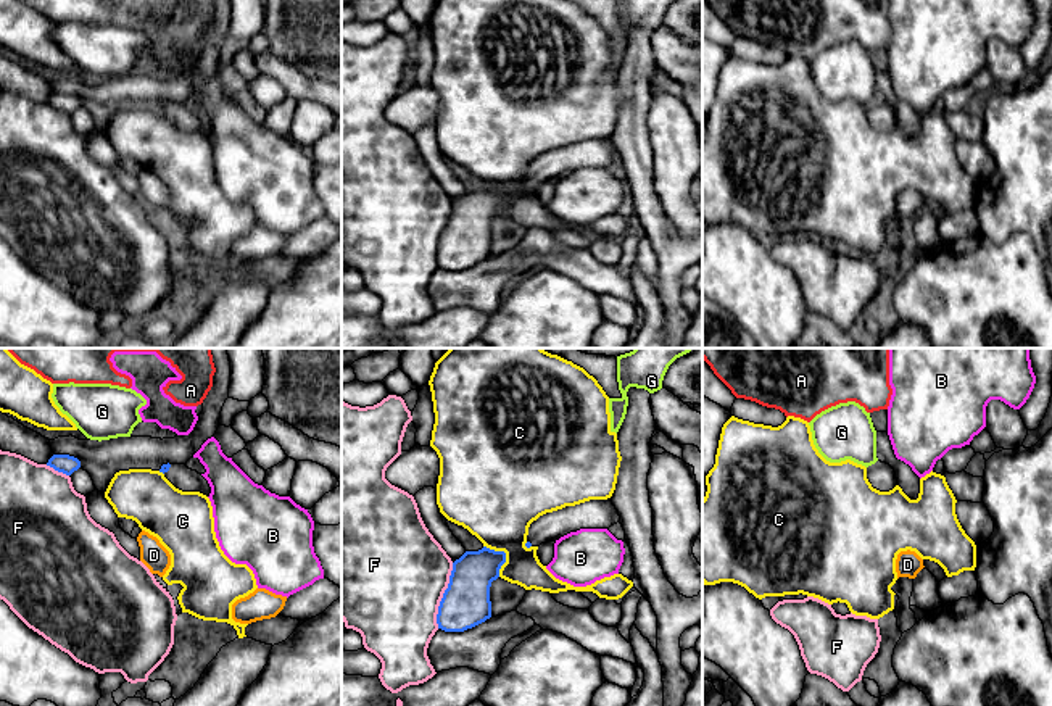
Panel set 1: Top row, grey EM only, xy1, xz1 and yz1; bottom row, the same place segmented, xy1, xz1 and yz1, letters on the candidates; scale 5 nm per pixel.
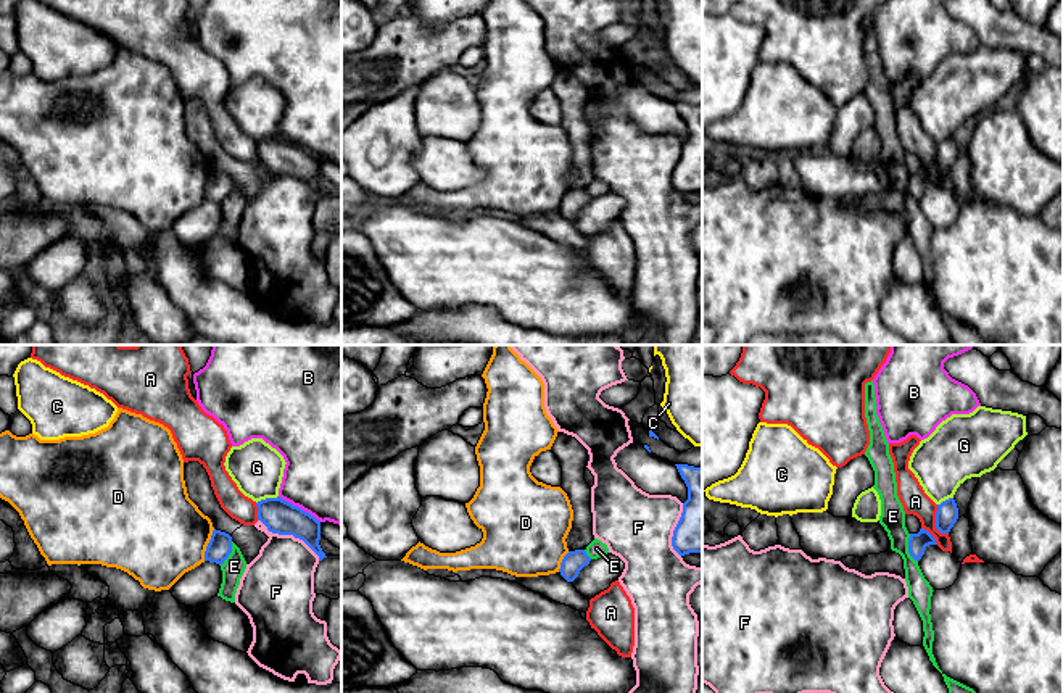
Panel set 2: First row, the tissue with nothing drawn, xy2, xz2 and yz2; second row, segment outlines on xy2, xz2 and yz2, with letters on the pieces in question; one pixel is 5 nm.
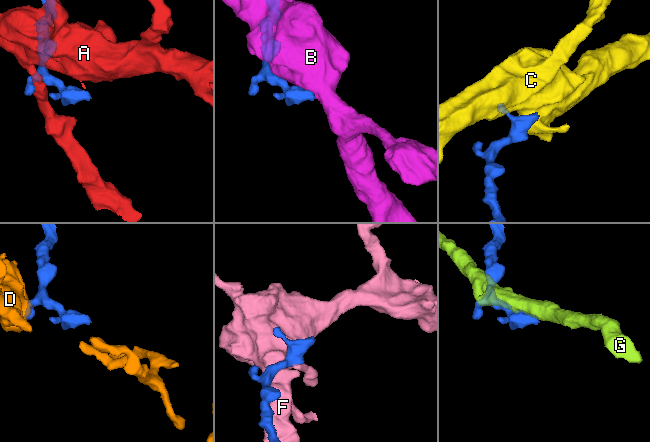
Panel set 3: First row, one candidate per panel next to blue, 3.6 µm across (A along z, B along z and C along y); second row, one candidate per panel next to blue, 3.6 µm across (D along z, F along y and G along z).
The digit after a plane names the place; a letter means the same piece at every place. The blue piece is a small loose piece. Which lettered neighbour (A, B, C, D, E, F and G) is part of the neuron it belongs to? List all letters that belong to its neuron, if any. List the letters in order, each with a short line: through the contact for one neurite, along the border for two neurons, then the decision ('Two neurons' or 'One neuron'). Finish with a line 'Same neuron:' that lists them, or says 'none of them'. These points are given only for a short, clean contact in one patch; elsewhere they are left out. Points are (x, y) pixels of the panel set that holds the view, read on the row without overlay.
A: Line: yz2 (936, 144), (936, 166), (947, 173). Two neurons
B: Two neurons
C: Line: xz1 (484, 184), (505, 192), (500, 215). Two neurons
D: Line: xy2 (215, 168), (203, 199). Two neurons
E: Line: yz2 (909, 173), (909, 192), (917, 200). Two neurons
F: Two neurons
G: Two neurons
Same neuron: none of them

